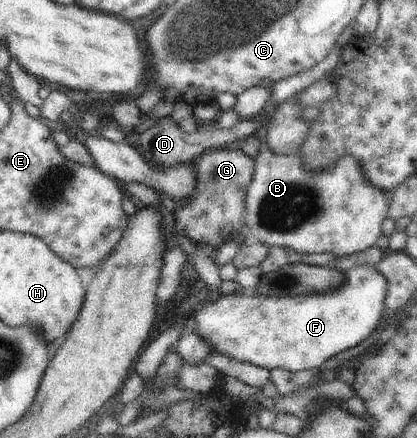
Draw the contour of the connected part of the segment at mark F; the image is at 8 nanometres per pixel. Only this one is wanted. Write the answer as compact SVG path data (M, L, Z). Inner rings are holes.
M376 266L350 268L344 273L347 277L345 284L339 290L324 295L259 296L246 290L222 294L219 299L203 302L202 307L188 315L188 319L183 317L184 323L187 323L184 333L194 329L211 351L218 351L230 359L244 361L268 371L276 368L302 371L320 367L330 357L365 341L377 328L385 311L387 281L381 272L376 271Z

